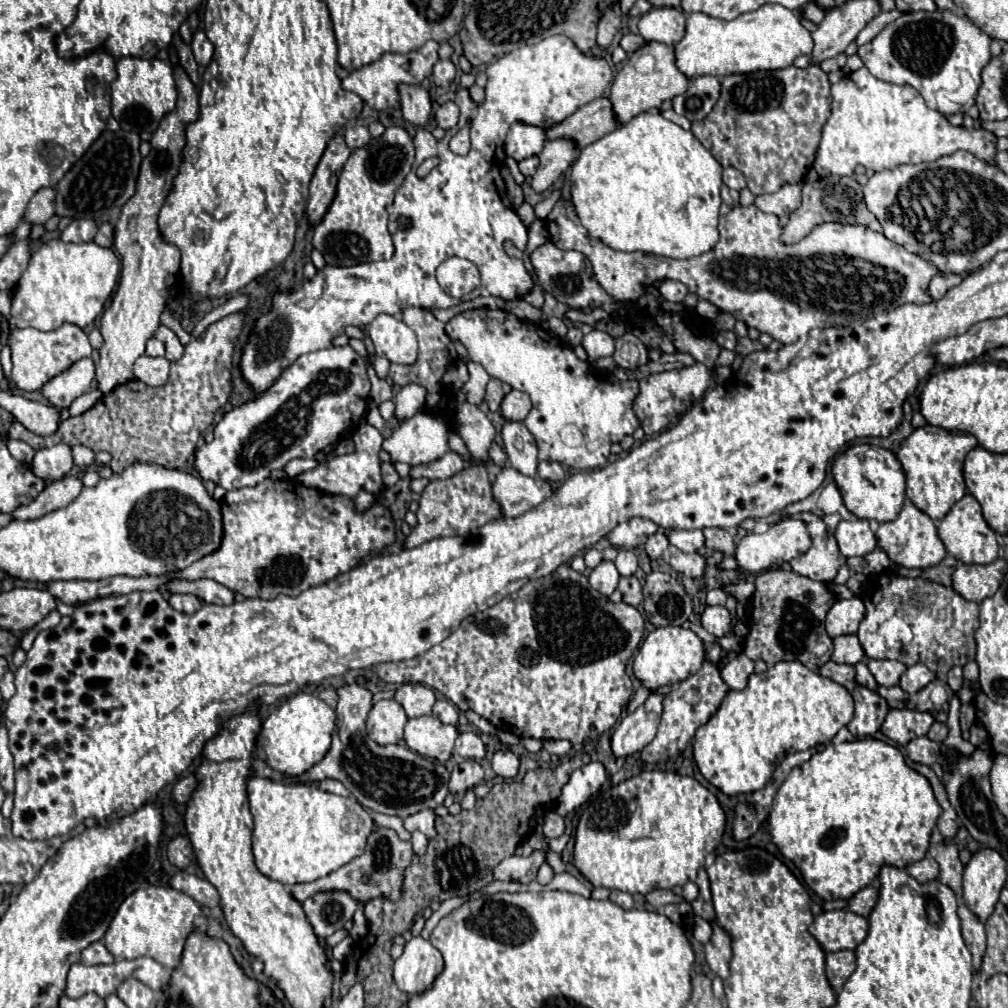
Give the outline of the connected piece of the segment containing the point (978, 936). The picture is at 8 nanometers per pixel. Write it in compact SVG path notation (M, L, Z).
M966 903L958 905L958 917L962 921L962 937L968 945L968 951L972 953L972 965L974 971L980 969L982 965L982 955L986 951L986 931L984 923L968 909Z

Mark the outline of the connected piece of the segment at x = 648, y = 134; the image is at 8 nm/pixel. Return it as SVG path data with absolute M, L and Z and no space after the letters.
M640 113L632 121L620 125L616 131L604 135L602 139L594 141L592 145L580 149L580 157L572 165L572 191L574 191L574 209L578 213L580 223L588 229L588 233L612 249L618 251L644 251L644 253L654 253L662 257L672 257L672 259L688 259L688 257L698 257L712 249L718 241L718 209L720 209L720 187L722 187L722 165L712 157L712 153L690 133L678 127L676 123L664 119L660 113Z

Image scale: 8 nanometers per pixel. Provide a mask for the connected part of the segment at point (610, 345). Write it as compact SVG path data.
M592 329L586 335L586 353L588 353L588 361L594 363L602 357L608 357L614 353L614 339L598 329Z

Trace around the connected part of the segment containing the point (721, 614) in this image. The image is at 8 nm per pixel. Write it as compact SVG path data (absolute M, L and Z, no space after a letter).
M714 605L714 607L706 607L702 613L702 627L716 635L716 637L724 637L730 631L730 623L732 623L732 615L728 613L726 607Z

